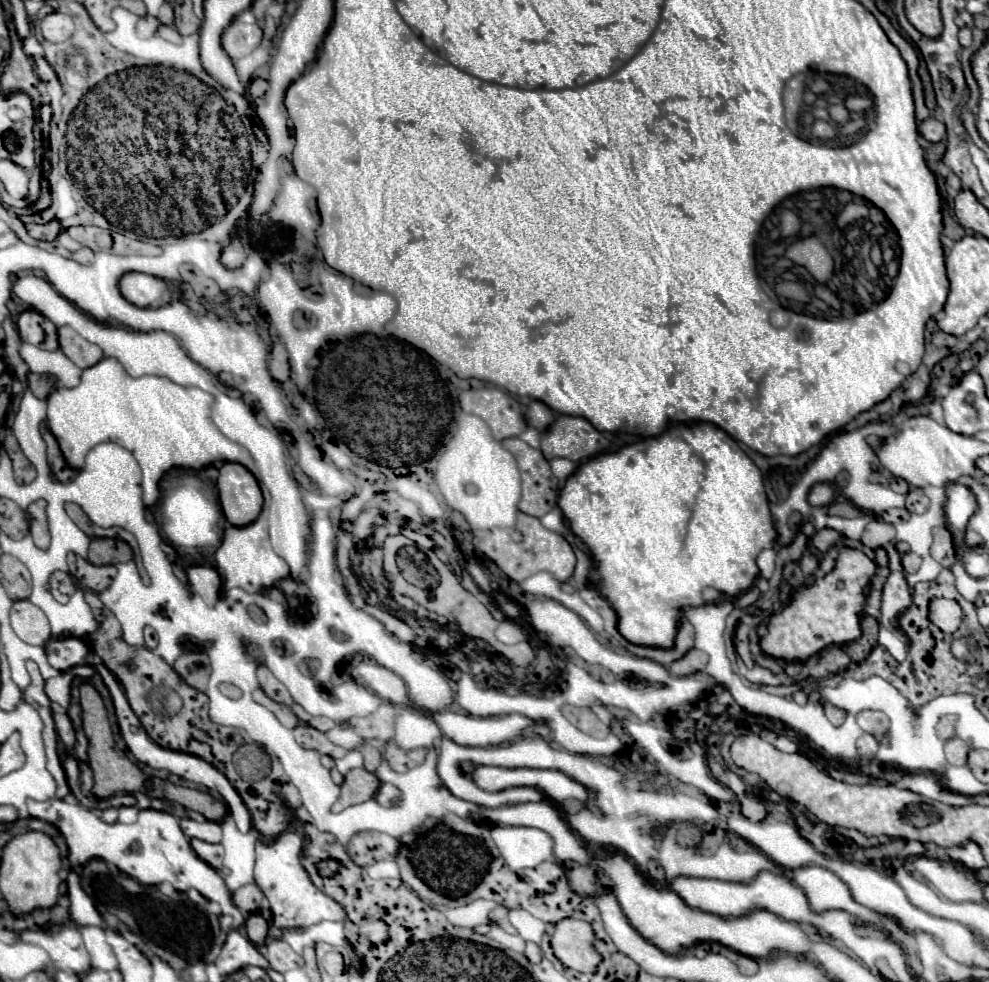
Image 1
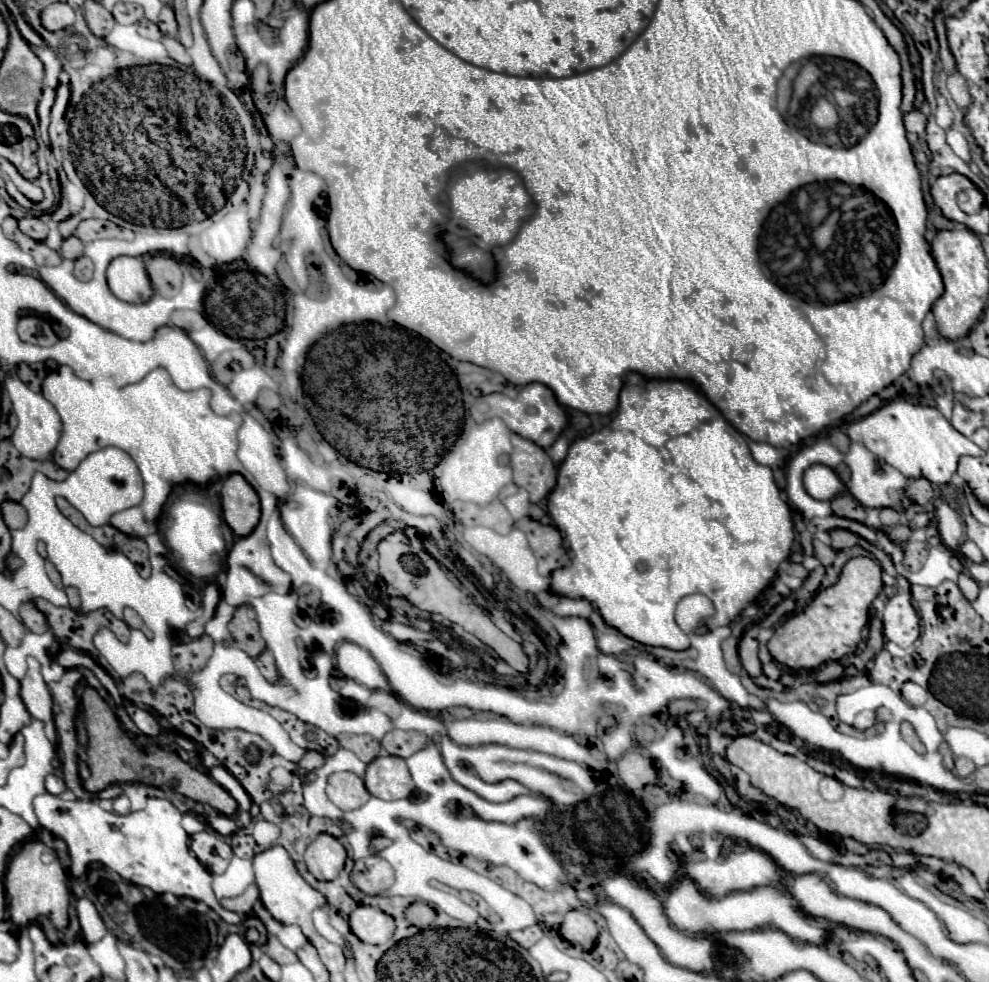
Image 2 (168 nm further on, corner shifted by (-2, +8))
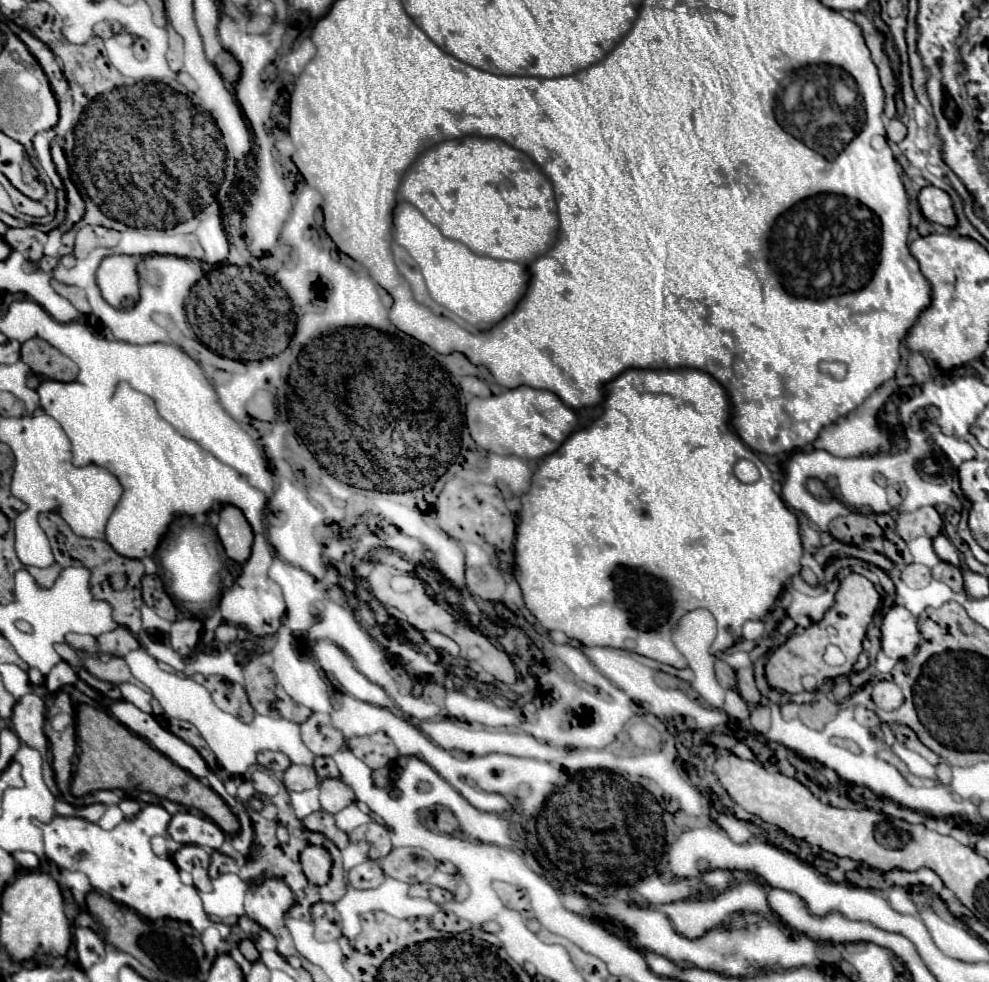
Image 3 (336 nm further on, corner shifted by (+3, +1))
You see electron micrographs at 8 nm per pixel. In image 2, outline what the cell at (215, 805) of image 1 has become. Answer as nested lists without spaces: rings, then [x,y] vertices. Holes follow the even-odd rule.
[[[86,687],[82,693],[82,709],[84,709],[84,717],[86,717],[86,731],[88,731],[88,751],[86,751],[88,759],[86,761],[88,761],[88,769],[90,769],[90,777],[82,783],[82,787],[86,791],[98,793],[112,783],[124,783],[124,781],[150,783],[150,775],[154,773],[156,785],[172,787],[176,783],[178,793],[182,793],[194,801],[200,801],[204,805],[210,805],[210,807],[218,809],[222,815],[232,817],[238,811],[238,803],[224,787],[214,783],[208,773],[198,771],[196,767],[190,767],[190,763],[186,763],[182,757],[178,757],[178,753],[170,753],[156,745],[140,749],[132,741],[132,737],[126,735],[116,713],[106,705],[106,701],[92,687]]]

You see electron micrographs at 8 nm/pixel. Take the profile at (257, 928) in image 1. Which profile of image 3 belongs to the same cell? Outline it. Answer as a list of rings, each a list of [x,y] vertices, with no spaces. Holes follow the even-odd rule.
[[[241,940],[239,950],[241,950],[241,954],[243,954],[249,962],[257,962],[257,960],[259,960],[259,950],[255,948],[255,944],[253,944],[251,940]]]

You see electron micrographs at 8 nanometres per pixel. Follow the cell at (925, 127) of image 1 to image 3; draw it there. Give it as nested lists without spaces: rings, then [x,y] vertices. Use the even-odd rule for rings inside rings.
[[[889,120],[889,124],[887,124],[887,138],[891,140],[891,142],[901,142],[903,138],[907,136],[907,126],[901,122],[901,120]]]

